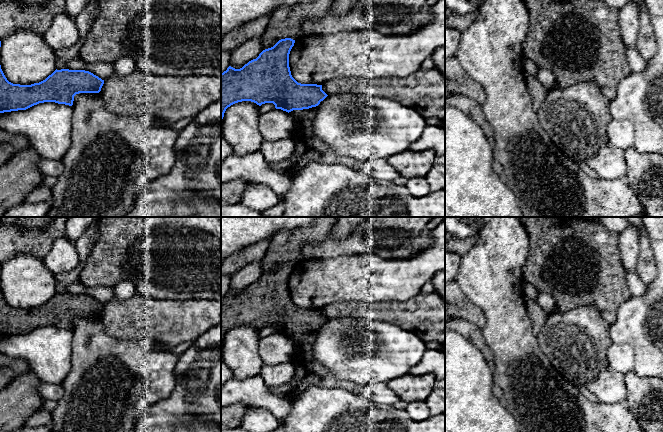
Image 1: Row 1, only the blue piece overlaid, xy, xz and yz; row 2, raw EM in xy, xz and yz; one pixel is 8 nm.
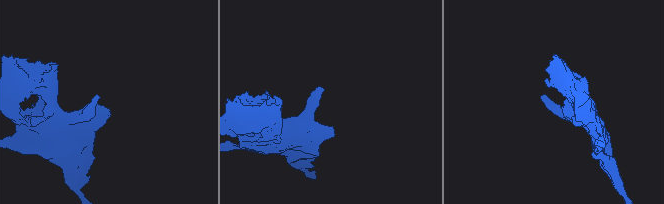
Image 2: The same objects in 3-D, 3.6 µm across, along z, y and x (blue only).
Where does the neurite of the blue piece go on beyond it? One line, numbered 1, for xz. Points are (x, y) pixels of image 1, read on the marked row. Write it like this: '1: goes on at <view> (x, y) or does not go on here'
1: does not go on here

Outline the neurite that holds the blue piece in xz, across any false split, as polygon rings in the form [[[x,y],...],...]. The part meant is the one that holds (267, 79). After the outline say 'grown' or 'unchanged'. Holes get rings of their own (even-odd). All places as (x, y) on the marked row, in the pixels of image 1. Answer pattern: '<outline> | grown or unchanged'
[[[285,38],[279,40],[273,47],[263,50],[256,59],[249,61],[240,69],[231,66],[221,73],[221,121],[224,113],[231,105],[251,101],[261,106],[273,103],[276,109],[286,112],[316,107],[328,95],[322,90],[322,85],[301,84],[291,75],[289,54],[295,40]]] | unchanged

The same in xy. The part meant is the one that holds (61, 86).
[[[0,65],[0,113],[26,110],[44,102],[55,102],[72,106],[74,96],[79,93],[99,93],[104,80],[85,70],[55,70],[45,80],[31,85],[13,84],[5,77]]] | unchanged

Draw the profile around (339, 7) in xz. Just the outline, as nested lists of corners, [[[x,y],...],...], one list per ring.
[[[333,0],[329,11],[335,15],[345,15],[348,13],[360,0]]]

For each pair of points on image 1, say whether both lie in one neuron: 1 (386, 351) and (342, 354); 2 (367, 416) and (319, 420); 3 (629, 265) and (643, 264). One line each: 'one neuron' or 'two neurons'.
1: one neuron
2: one neuron
3: two neurons

